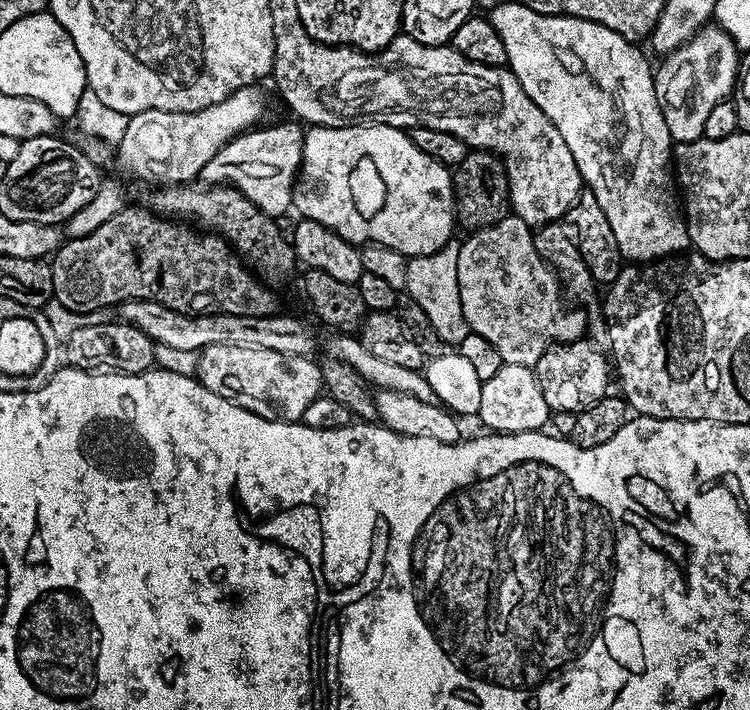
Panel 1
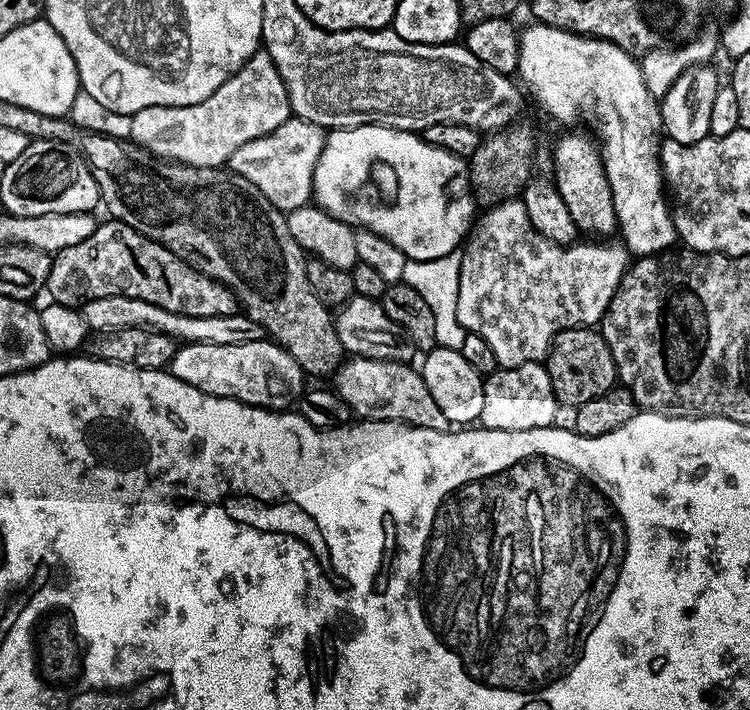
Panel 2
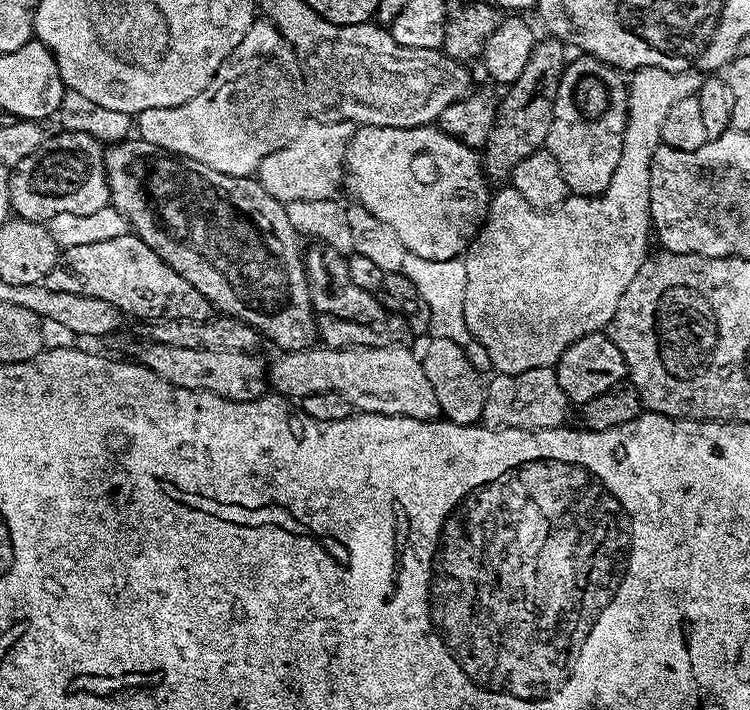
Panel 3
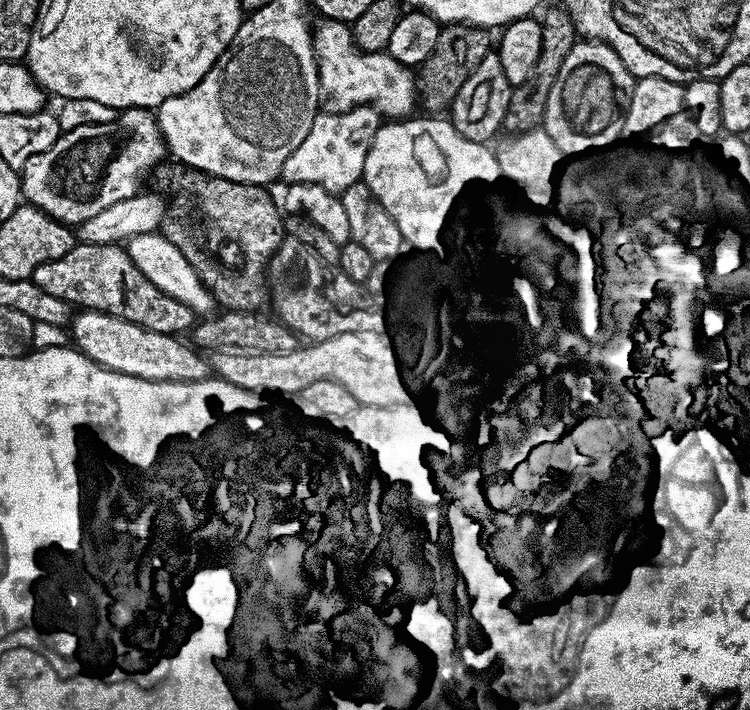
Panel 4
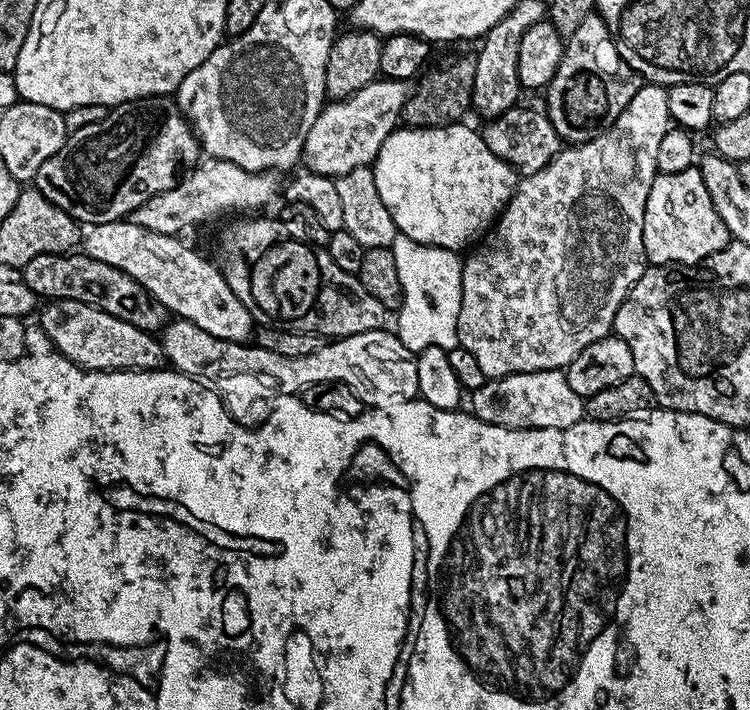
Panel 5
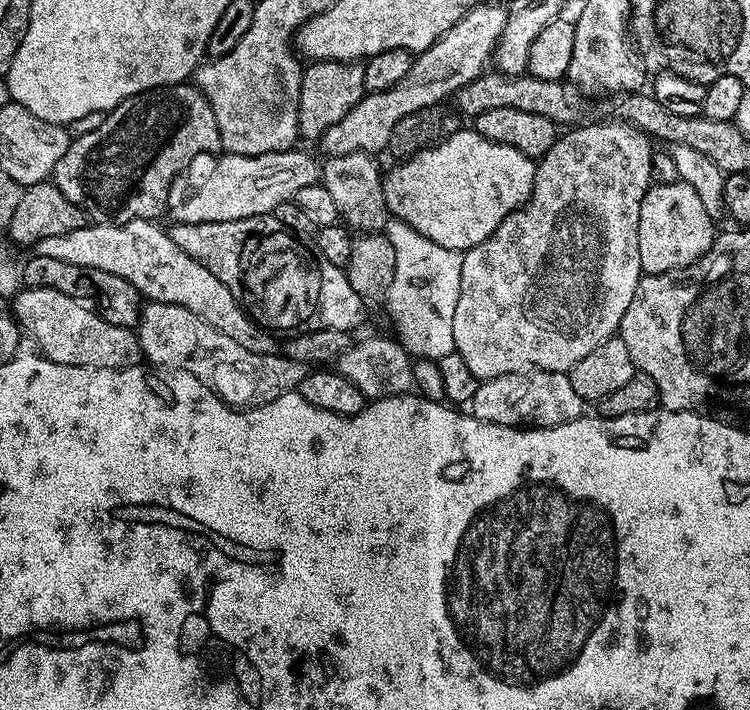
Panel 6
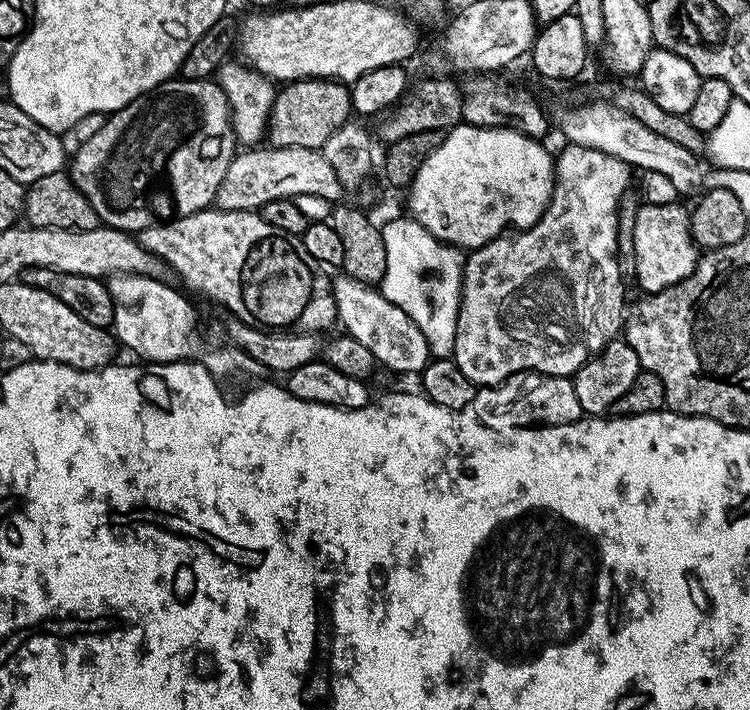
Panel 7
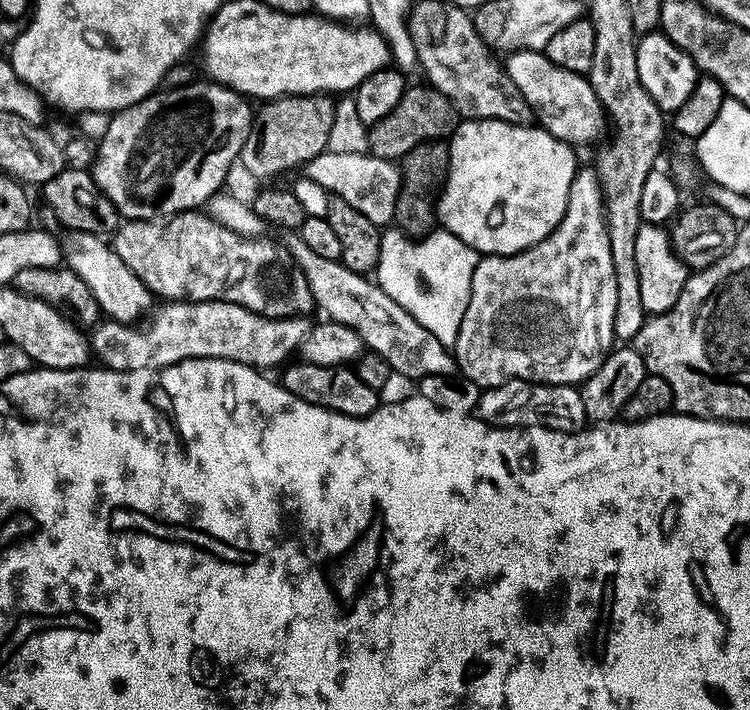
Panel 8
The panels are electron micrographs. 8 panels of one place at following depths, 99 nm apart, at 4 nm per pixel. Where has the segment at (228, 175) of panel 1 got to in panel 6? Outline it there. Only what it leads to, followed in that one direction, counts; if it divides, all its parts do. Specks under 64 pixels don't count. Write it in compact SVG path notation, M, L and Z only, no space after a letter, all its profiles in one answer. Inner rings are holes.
M482 2L477 8L469 10L445 36L440 36L425 52L413 59L410 74L406 74L398 86L365 94L358 106L354 106L354 110L342 118L342 122L330 126L330 130L324 132L318 141L319 147L324 147L328 156L341 156L351 152L383 153L390 142L390 133L394 126L398 126L401 118L447 101L444 100L447 96L449 99L489 67L507 17L508 13L501 5L499 8L488 2Z

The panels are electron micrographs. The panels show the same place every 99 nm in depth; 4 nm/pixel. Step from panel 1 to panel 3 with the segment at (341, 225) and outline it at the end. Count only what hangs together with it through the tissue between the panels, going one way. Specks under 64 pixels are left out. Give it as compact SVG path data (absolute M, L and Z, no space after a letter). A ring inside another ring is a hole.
M360 126L348 145L346 192L374 218L394 226L409 253L422 258L452 262L463 253L488 214L488 187L481 157L436 126Z

